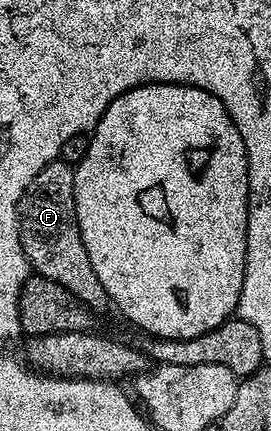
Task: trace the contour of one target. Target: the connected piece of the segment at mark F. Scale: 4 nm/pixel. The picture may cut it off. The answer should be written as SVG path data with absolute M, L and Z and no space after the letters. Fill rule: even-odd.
M55 160L43 167L43 171L39 171L25 188L20 203L21 242L34 274L67 287L75 299L94 311L100 311L104 305L110 304L110 300L103 291L103 283L99 283L99 275L95 275L95 267L91 267L91 259L87 259L87 247L83 247L75 207L73 171L74 166L66 161Z

